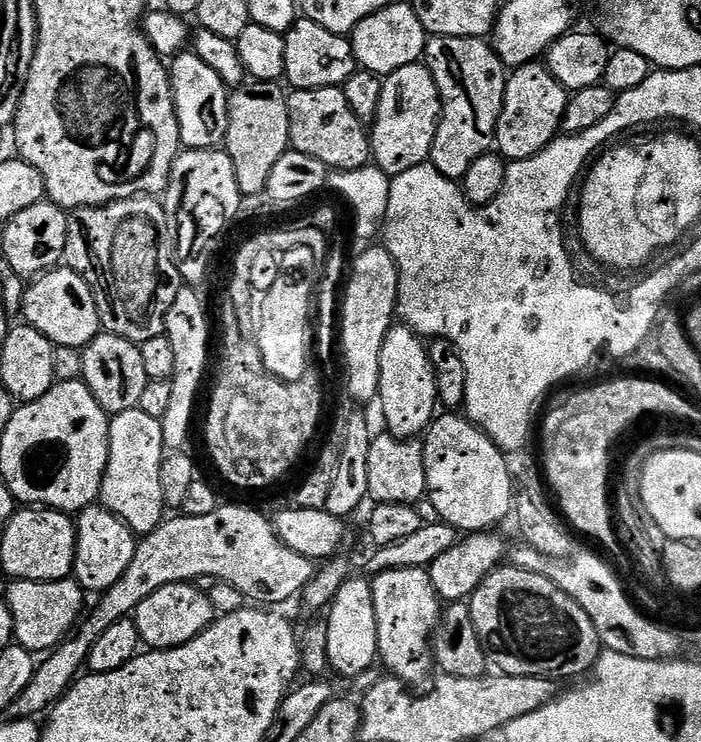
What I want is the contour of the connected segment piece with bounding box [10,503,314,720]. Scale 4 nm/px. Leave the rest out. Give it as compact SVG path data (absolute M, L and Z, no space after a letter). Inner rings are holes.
M227 504L216 508L214 514L173 515L176 516L173 520L165 519L153 532L143 537L136 545L136 553L130 566L126 566L126 574L122 574L122 578L118 578L118 582L114 582L114 586L110 586L108 591L97 599L100 601L97 602L96 609L87 613L88 618L86 616L83 619L72 637L65 640L59 648L47 653L37 663L34 678L30 678L30 686L26 686L22 694L18 694L18 702L11 706L11 719L36 718L39 717L39 712L47 713L81 675L82 669L88 663L90 650L94 642L98 642L102 630L110 630L114 622L129 619L135 613L136 607L146 598L150 598L154 590L162 590L162 586L195 582L199 576L212 576L217 582L234 585L244 597L260 606L280 606L276 604L282 603L283 600L292 600L295 596L297 599L303 593L304 587L312 581L313 561L307 560L302 554L290 550L290 546L282 543L276 536L276 529L269 517L267 520L262 513L255 512L252 508L243 508L240 504Z

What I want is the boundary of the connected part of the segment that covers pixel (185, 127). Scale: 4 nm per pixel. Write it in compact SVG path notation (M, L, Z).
M192 50L181 52L171 61L170 79L181 145L185 149L221 147L228 129L228 97L230 95L224 79L214 70L210 70L210 66L206 66L206 62L202 62L202 58L198 58Z

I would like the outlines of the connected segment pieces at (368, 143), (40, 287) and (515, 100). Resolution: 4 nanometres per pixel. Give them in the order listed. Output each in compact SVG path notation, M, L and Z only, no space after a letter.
M343 87L298 88L287 93L290 110L290 148L293 152L305 152L318 158L337 173L358 170L372 160L372 141L366 124L359 120L346 100Z
M57 266L43 276L37 276L27 285L24 293L23 319L36 328L53 346L70 346L83 350L92 339L100 335L100 315L90 286L80 275L67 266Z
M547 63L523 64L508 72L506 94L502 102L502 114L496 127L495 151L511 162L522 158L534 158L550 142L561 135L564 115L570 93L554 78Z

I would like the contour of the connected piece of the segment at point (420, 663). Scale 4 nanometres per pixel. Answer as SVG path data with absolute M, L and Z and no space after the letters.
M391 568L385 572L373 575L370 580L372 586L372 601L374 614L378 622L378 656L389 668L393 677L401 681L420 680L424 676L424 667L430 664L430 641L436 631L436 625L441 621L442 601L437 596L432 585L432 574L428 568Z

